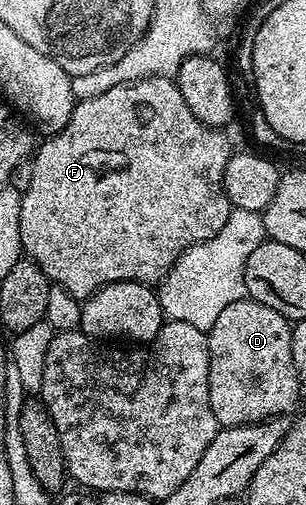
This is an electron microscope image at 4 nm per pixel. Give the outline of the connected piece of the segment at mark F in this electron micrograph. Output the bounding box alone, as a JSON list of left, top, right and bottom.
[21,76,233,302]

